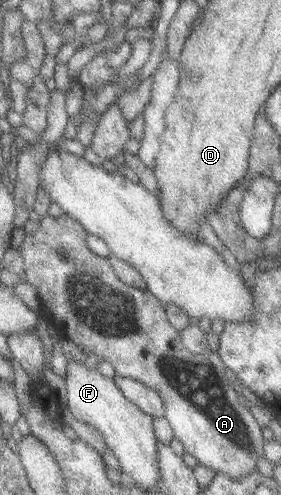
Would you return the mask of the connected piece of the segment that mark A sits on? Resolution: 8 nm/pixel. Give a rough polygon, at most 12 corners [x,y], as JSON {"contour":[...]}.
{"contour":[[63,214],[28,227],[23,281],[59,336],[153,389],[184,453],[231,479],[261,429],[217,353],[187,352]]}

